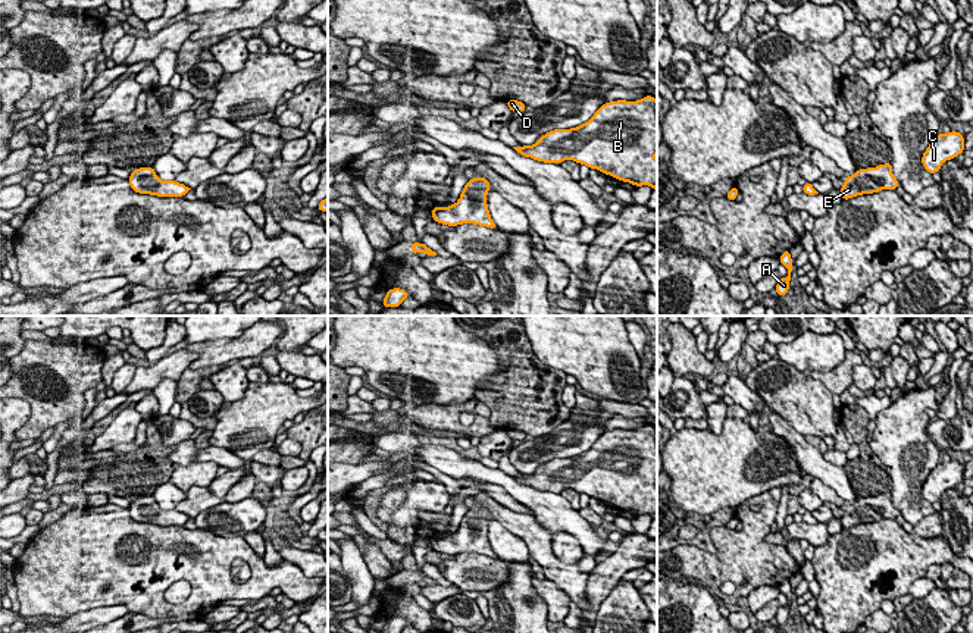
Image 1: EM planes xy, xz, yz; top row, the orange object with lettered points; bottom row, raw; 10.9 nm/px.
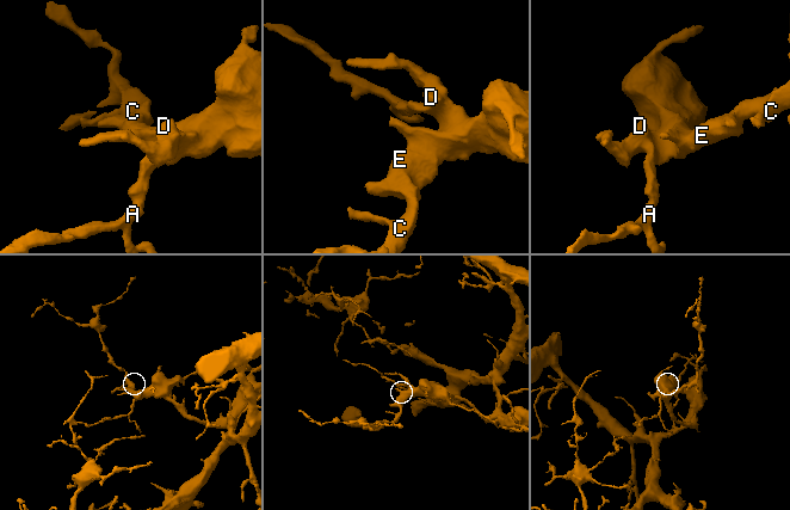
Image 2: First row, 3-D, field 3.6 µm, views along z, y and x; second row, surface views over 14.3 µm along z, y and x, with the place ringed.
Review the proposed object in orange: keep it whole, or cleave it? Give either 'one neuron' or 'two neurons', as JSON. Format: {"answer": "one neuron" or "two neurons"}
{"answer": "one neuron"}

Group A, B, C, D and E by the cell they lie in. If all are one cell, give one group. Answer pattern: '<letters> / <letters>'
A B C D E

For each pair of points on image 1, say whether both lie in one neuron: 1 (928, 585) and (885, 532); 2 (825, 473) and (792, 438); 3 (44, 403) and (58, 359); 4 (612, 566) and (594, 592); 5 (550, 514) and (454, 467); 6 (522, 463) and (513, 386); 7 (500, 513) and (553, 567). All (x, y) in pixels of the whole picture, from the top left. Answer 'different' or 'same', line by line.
1: different
2: same
3: same
4: same
5: same
6: different
7: same

